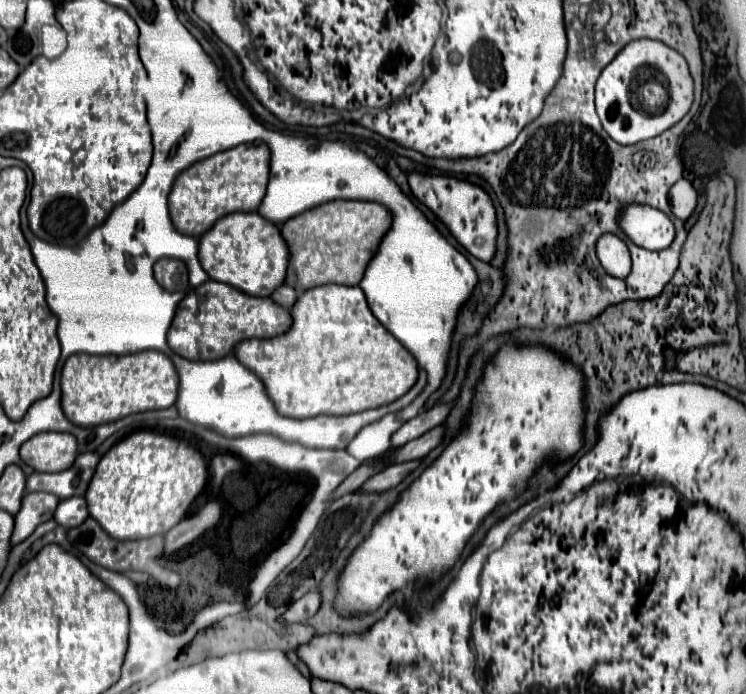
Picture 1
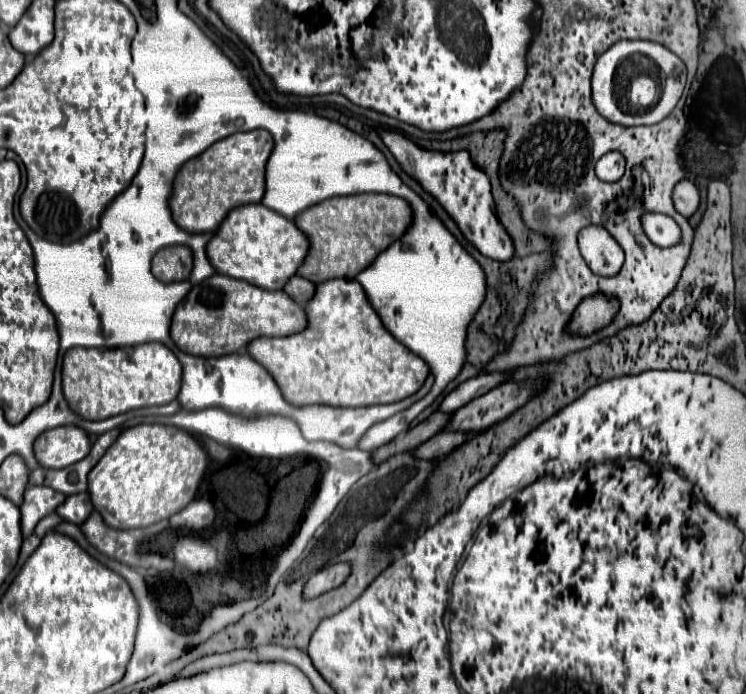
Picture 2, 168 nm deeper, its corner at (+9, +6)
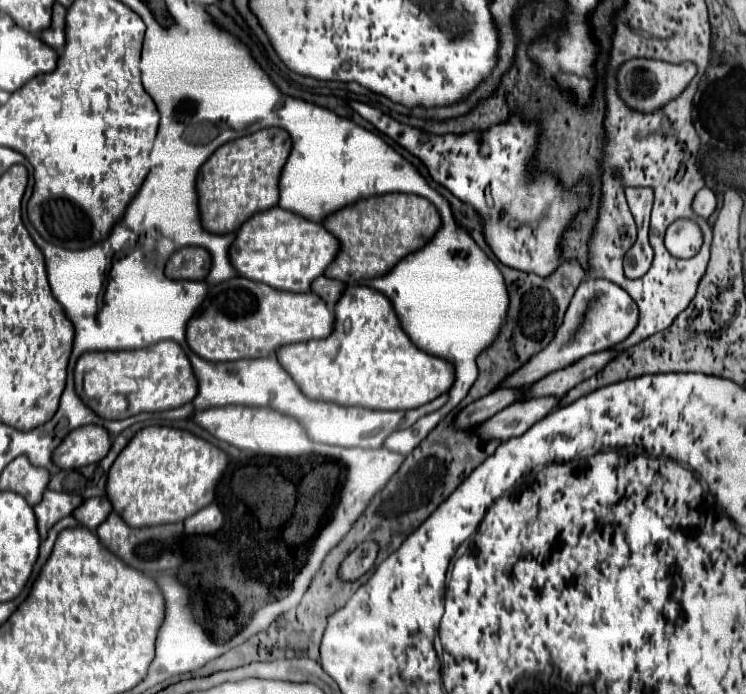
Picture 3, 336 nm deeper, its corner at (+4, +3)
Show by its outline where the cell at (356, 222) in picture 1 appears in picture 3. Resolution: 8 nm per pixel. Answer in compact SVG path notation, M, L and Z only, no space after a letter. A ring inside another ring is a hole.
M392 193L350 203L338 213L328 215L322 223L340 241L336 259L326 267L324 277L354 285L364 277L372 279L384 275L402 257L430 241L440 227L440 215L424 197Z

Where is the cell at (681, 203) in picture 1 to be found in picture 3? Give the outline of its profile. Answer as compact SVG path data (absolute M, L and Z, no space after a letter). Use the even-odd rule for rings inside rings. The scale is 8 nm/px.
M708 187L700 189L700 191L696 193L694 201L692 201L692 209L694 209L696 215L708 219L708 217L712 215L712 211L716 209L716 195L714 195Z

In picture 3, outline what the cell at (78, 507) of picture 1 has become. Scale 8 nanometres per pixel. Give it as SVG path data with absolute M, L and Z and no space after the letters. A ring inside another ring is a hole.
M90 497L72 511L72 517L76 517L80 525L94 531L108 517L110 511L112 511L112 505L106 497Z

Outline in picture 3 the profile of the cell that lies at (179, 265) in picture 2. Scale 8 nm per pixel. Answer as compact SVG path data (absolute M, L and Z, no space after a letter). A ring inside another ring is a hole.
M182 247L172 253L164 273L170 279L192 279L202 281L210 271L210 253L202 247Z

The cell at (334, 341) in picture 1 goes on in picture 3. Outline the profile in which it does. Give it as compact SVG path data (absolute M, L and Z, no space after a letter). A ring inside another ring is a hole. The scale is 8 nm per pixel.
M356 285L354 299L352 289L346 287L334 307L334 317L334 329L326 339L292 343L276 351L280 365L312 401L404 411L420 407L452 387L452 365L414 347L382 293Z

